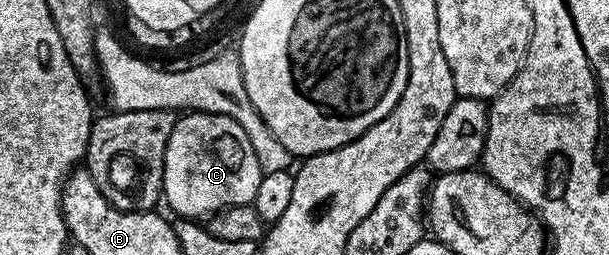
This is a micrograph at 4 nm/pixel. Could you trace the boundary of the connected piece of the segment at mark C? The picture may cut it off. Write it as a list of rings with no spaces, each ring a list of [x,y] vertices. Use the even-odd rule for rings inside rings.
[[[187,112],[176,121],[163,153],[163,198],[179,213],[180,219],[187,220],[196,216],[203,220],[220,210],[245,205],[249,200],[254,200],[257,196],[257,184],[261,184],[263,175],[257,152],[253,152],[253,144],[249,144],[249,136],[245,136],[245,128],[241,128],[237,120],[224,114]]]

